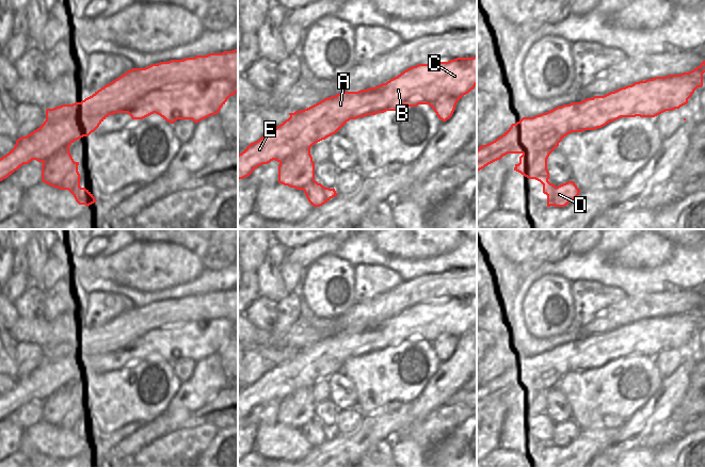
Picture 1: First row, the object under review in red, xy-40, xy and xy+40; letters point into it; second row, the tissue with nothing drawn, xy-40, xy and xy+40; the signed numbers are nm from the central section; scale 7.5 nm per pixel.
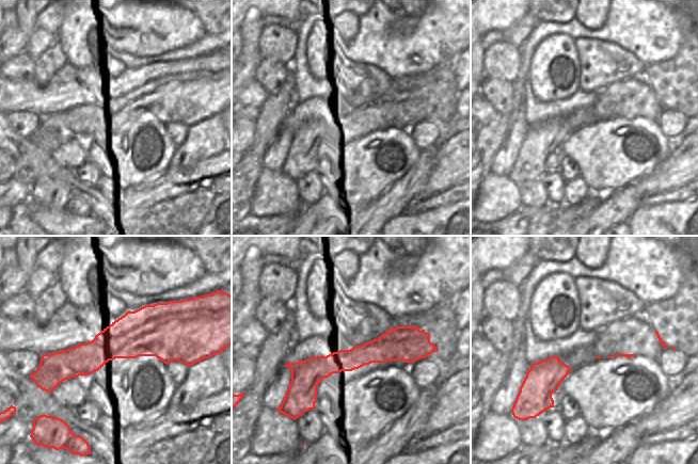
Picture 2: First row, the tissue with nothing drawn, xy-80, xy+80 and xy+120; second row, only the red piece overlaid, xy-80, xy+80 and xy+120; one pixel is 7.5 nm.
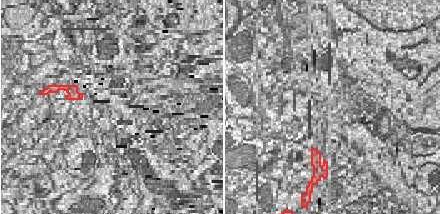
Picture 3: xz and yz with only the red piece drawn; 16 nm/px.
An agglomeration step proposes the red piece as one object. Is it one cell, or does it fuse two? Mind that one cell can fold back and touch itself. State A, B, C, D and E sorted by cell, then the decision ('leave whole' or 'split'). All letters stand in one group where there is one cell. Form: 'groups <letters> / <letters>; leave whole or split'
groups A B C E / D; split

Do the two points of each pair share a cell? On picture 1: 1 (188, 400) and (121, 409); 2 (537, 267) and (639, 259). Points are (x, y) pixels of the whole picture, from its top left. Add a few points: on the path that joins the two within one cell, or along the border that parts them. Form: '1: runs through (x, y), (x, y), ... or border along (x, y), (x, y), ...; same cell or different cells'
1: border along (182, 382), (164, 410); different cells
2: border along (543, 263), (543, 275), (540, 278); different cells

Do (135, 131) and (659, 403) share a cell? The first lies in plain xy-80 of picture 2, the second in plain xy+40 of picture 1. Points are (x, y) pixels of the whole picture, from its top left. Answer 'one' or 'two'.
two

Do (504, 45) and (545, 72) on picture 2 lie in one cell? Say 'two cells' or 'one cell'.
two cells

